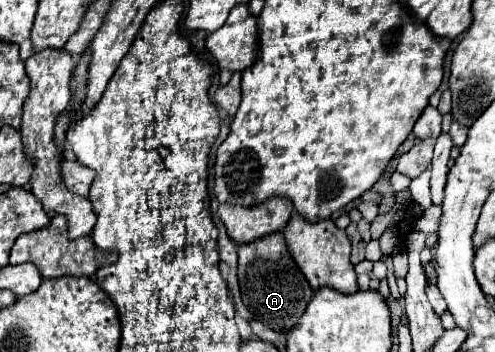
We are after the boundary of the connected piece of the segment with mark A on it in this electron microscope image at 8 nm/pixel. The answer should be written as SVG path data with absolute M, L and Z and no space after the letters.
M275 232L239 246L239 286L243 304L255 320L267 324L275 332L289 332L305 312L313 290L291 258L283 232Z

